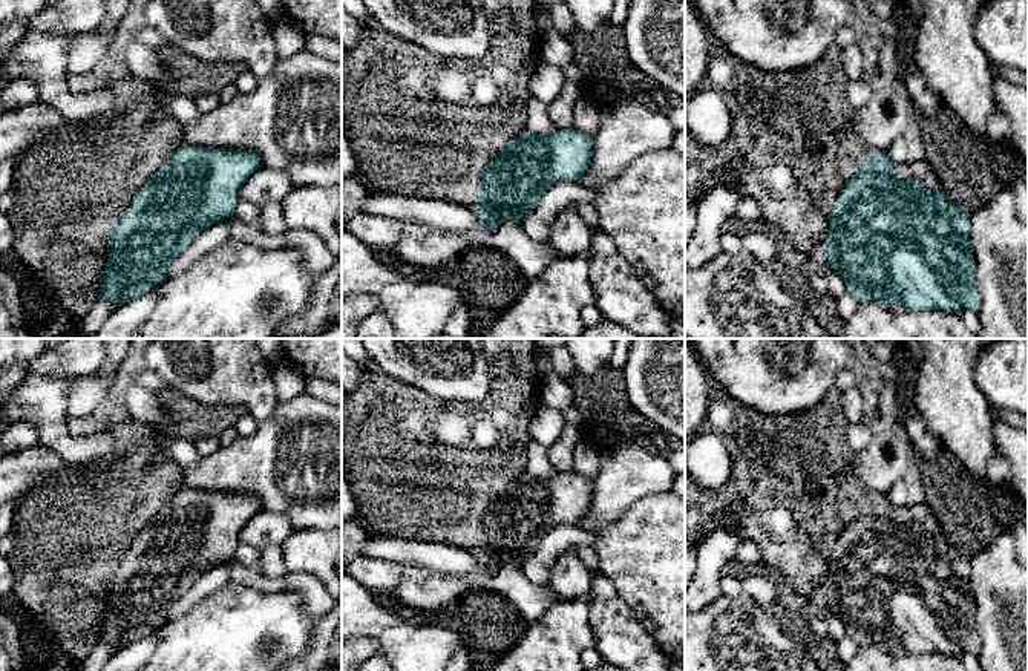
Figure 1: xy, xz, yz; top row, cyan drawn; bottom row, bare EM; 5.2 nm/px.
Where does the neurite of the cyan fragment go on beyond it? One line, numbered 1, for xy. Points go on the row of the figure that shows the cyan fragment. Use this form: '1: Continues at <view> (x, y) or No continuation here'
1: No continuation here

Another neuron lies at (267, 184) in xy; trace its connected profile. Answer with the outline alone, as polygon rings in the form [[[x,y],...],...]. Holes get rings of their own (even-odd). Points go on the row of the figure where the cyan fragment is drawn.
[[[259,167],[241,187],[239,199],[245,199],[256,207],[264,207],[274,201],[282,201],[294,184],[283,170]]]

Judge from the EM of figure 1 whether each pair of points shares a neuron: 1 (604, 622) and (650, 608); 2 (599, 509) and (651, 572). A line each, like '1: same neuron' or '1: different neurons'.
1: different neurons
2: different neurons

